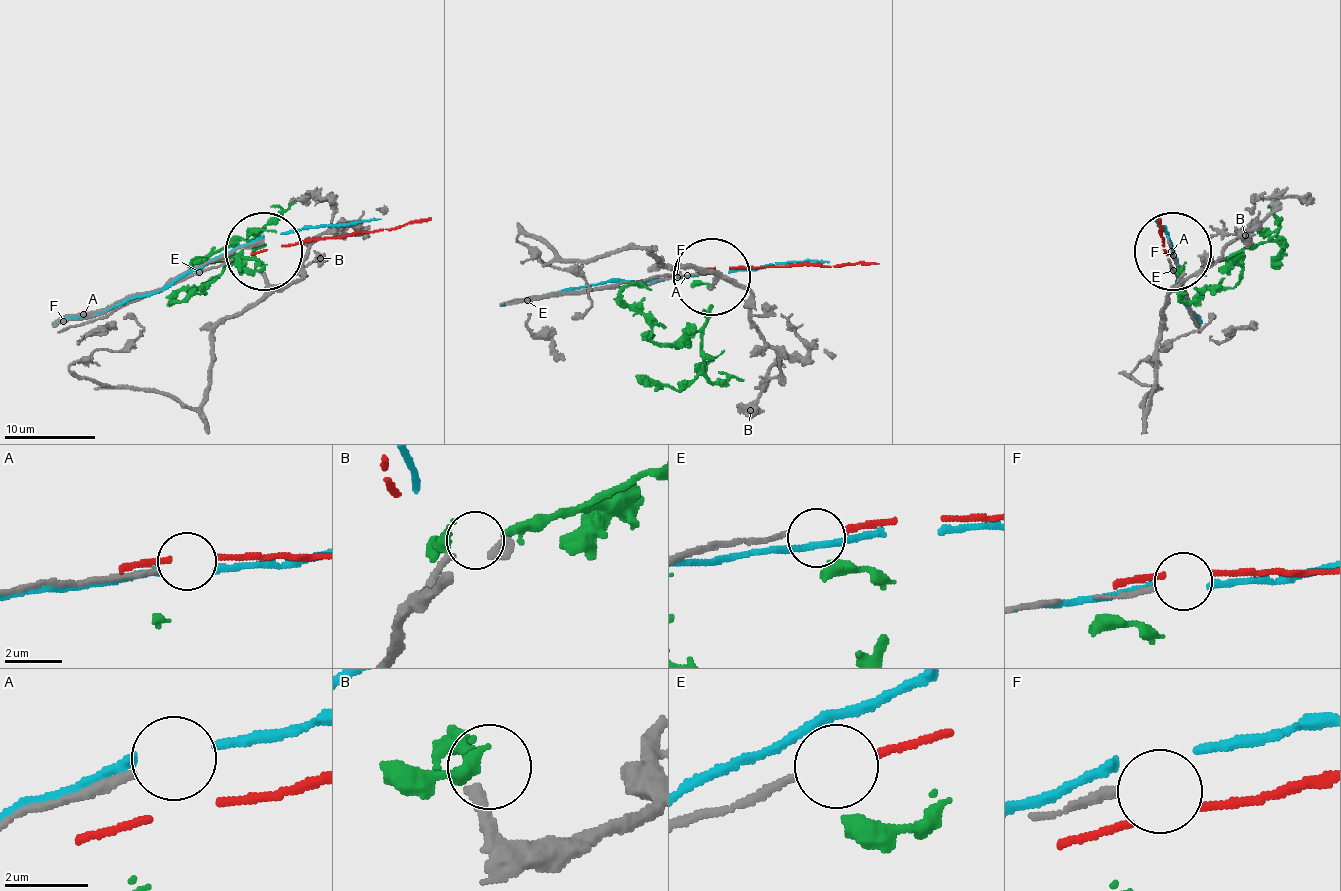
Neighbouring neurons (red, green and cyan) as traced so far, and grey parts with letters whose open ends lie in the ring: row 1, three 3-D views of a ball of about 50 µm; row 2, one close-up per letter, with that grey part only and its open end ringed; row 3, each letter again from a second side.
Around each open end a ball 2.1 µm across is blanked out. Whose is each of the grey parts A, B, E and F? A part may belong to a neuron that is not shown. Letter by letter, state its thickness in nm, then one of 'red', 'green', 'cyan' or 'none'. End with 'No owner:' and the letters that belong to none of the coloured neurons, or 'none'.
A: 220 nm thick; none
B: 280 nm thick; green
E: 170 nm thick; red
F: 200 nm thick; none
No owner: A, F

